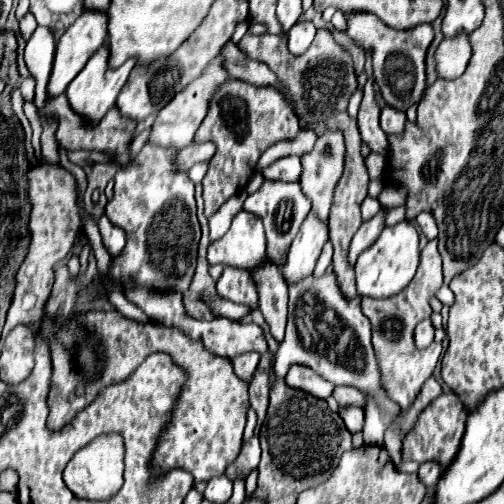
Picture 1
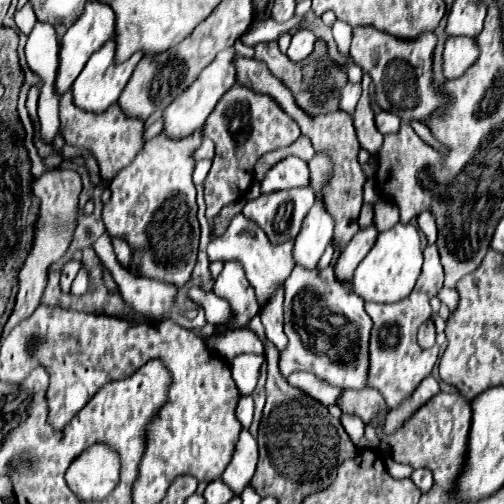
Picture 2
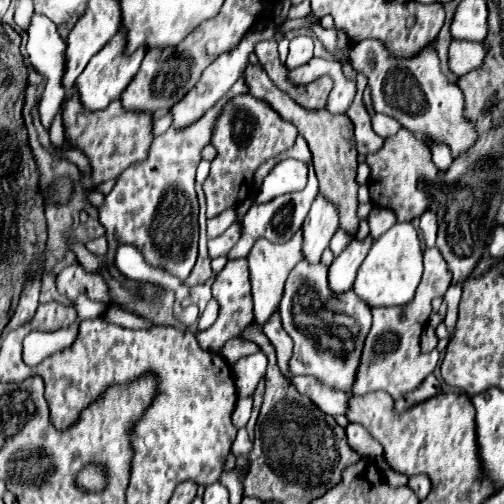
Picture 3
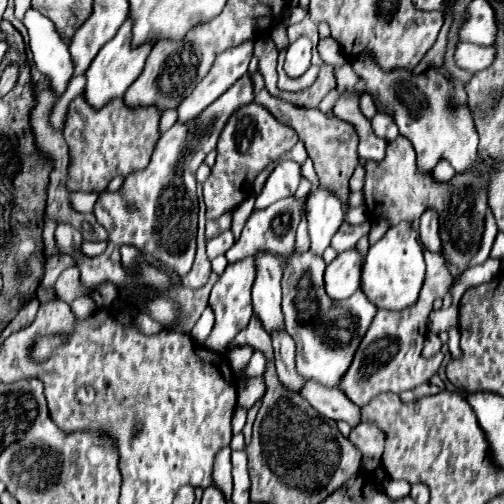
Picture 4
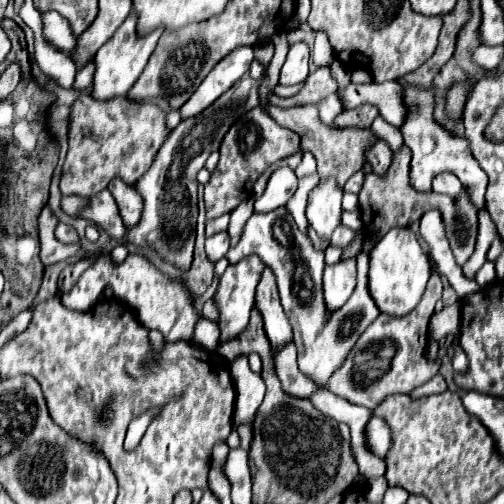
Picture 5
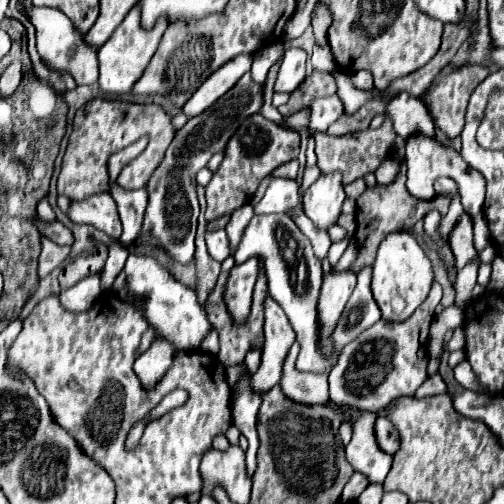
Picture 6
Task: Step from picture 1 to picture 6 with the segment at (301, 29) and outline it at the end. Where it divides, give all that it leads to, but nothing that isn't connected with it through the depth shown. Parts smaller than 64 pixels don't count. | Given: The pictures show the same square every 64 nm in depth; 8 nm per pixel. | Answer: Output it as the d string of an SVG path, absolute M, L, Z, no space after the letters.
M288 48L284 52L282 66L276 78L276 92L292 92L296 90L306 78L306 58L308 54L302 48Z

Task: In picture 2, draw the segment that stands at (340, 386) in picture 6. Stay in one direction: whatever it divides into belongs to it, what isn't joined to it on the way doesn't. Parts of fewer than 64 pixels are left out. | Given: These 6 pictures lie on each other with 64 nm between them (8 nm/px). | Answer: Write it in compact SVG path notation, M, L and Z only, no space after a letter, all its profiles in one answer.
M436 246L424 248L424 266L418 276L418 282L414 290L394 304L378 304L378 302L366 302L366 314L372 318L374 328L370 336L370 378L368 386L380 390L384 396L388 408L398 408L406 398L412 396L412 392L418 388L418 384L432 372L436 360L438 360L438 345L430 350L422 350L416 344L416 330L422 322L430 320L432 308L430 298L438 294L442 288L442 264Z

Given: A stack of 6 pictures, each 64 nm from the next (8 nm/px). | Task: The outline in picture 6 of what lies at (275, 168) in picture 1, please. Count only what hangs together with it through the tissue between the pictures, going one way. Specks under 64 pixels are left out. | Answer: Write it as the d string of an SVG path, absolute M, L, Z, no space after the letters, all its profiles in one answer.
M274 176L264 198L254 206L254 212L256 214L286 212L294 204L298 204L298 182L294 178Z

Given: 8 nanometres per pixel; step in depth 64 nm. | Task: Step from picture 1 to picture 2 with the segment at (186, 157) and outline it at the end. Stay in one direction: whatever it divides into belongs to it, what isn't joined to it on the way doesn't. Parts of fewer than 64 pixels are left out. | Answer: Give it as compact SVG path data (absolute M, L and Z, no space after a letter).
M202 140L202 144L194 150L194 162L200 162L200 160L209 159L212 160L214 158L214 144L212 144L212 140Z

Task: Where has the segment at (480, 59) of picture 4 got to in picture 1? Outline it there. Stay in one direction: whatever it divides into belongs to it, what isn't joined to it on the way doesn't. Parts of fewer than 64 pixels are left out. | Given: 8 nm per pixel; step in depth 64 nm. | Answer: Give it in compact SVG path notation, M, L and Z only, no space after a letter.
M468 36L442 40L436 54L434 54L438 76L440 78L456 78L456 76L460 76L466 70L470 56L472 56L472 50L470 50Z

